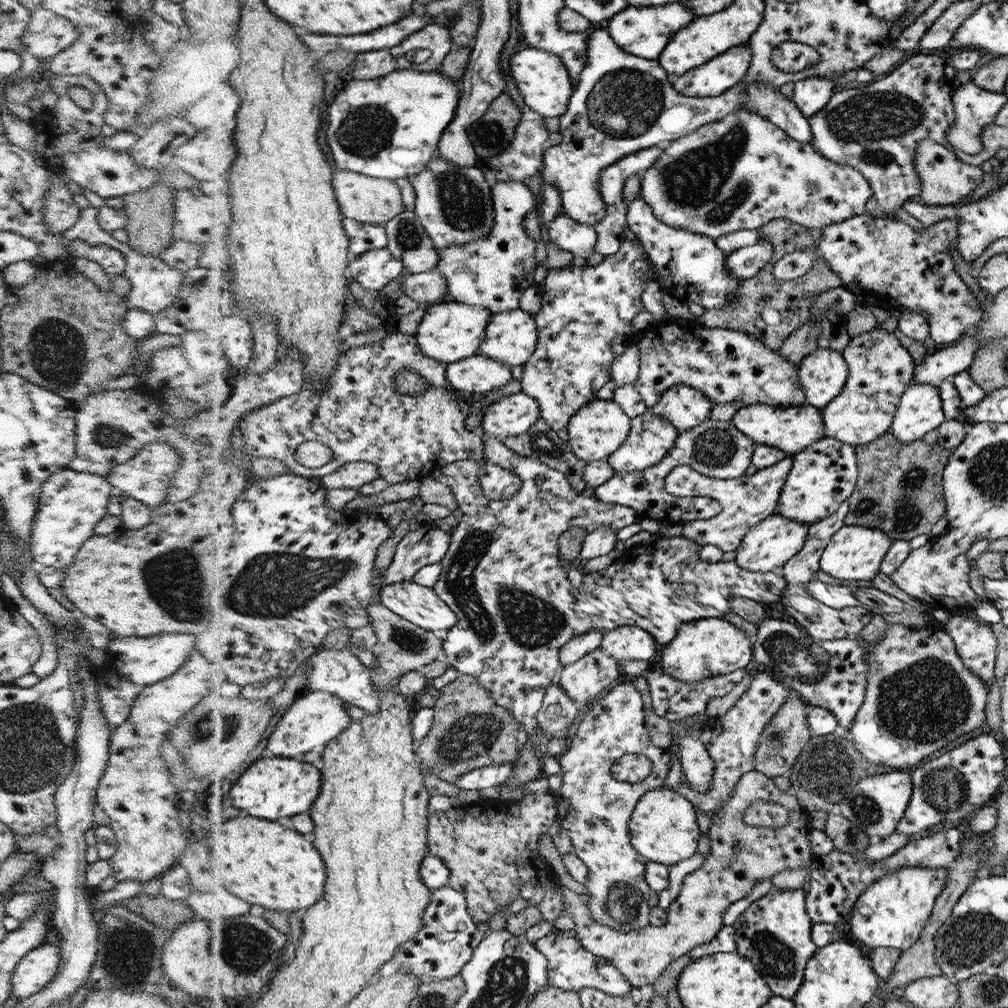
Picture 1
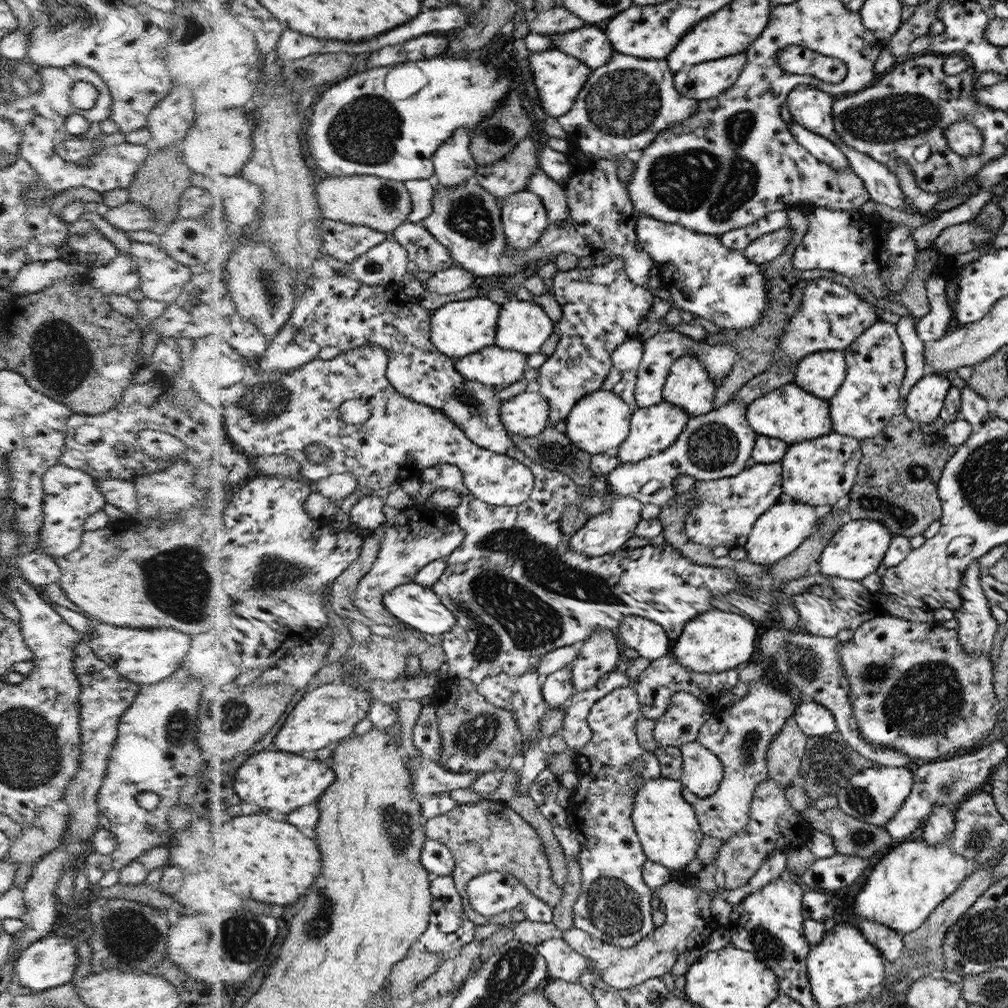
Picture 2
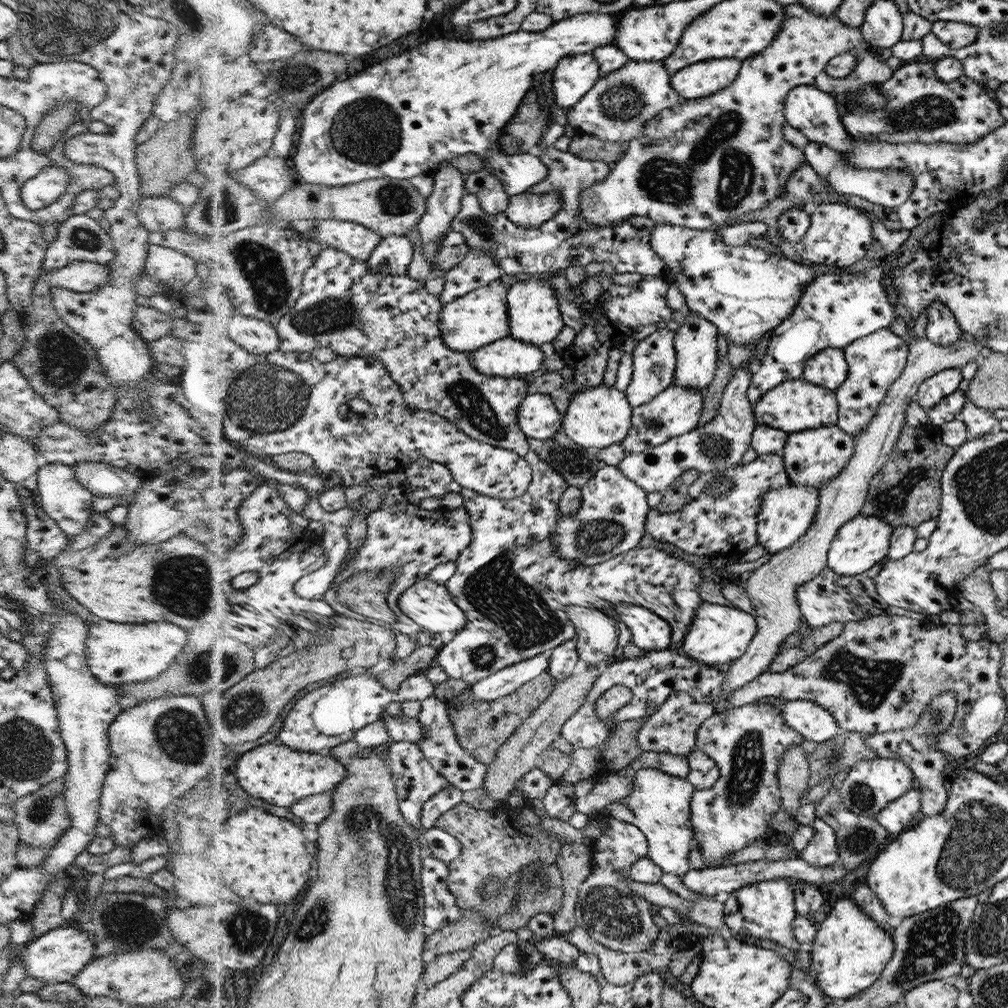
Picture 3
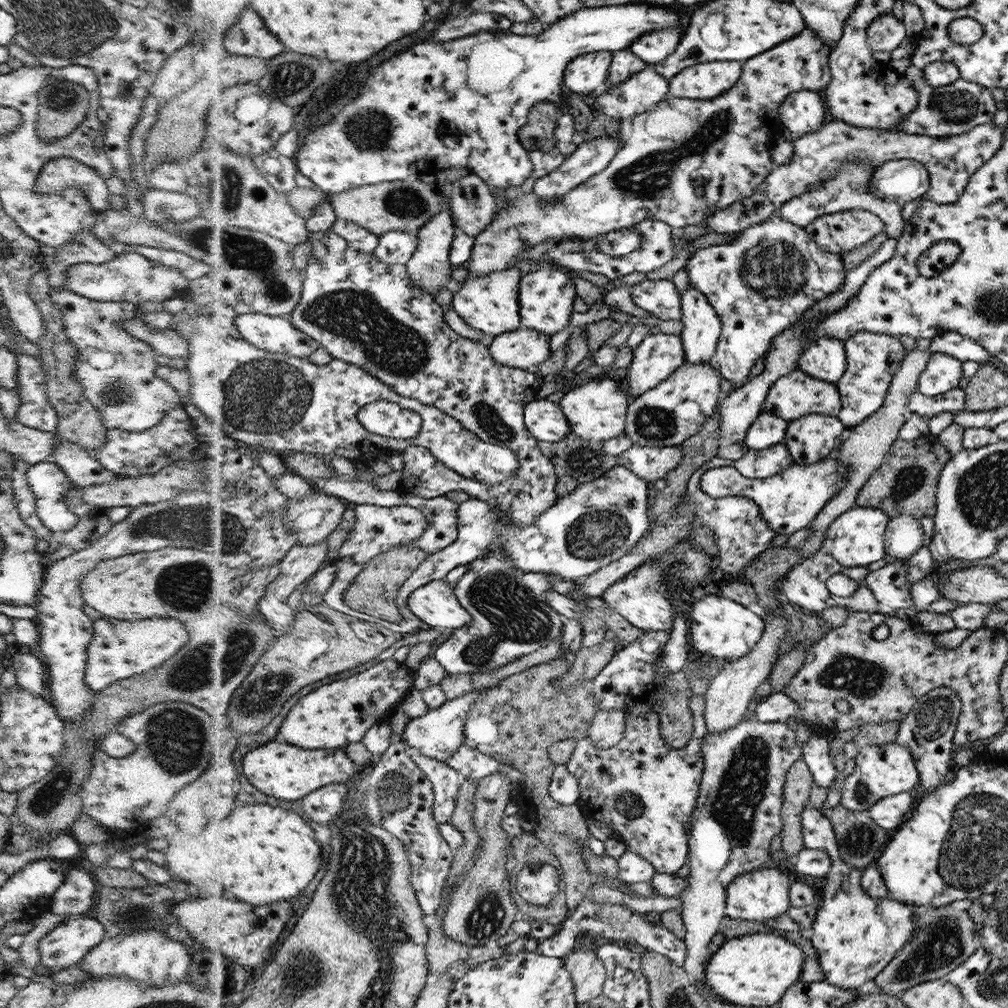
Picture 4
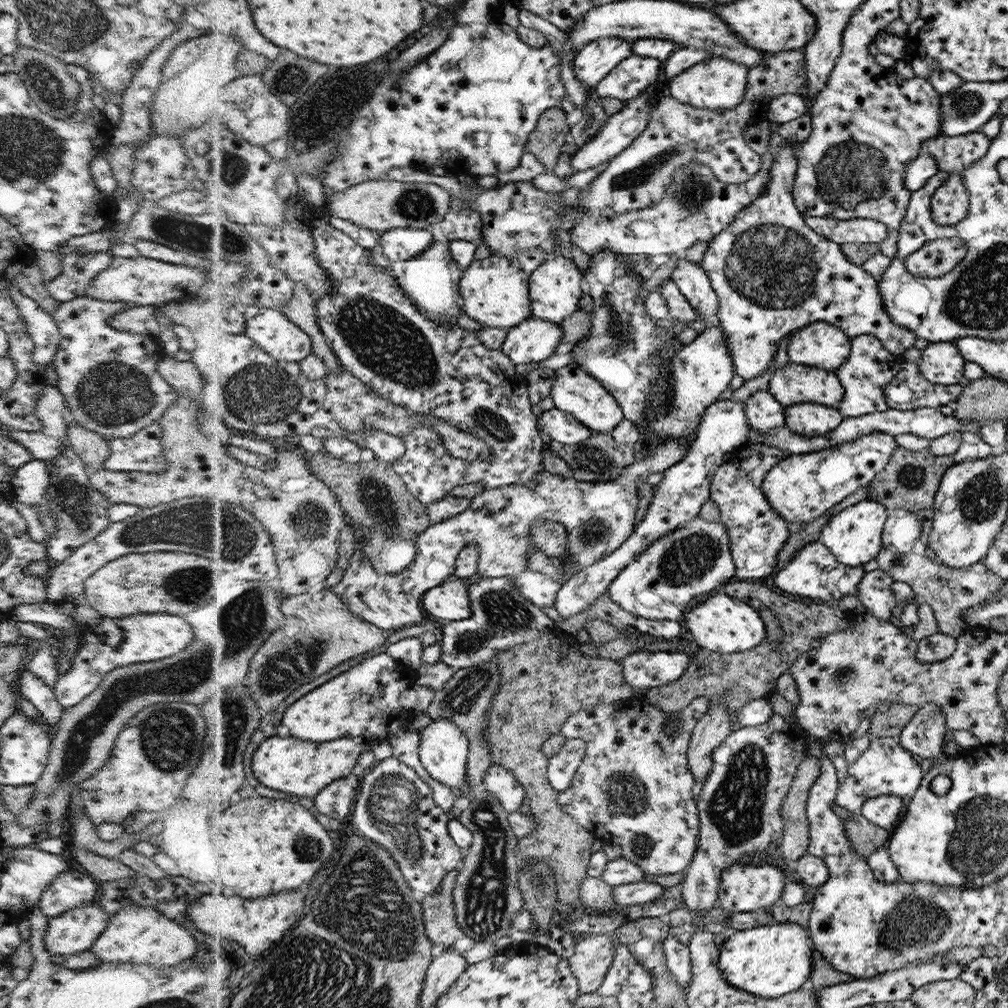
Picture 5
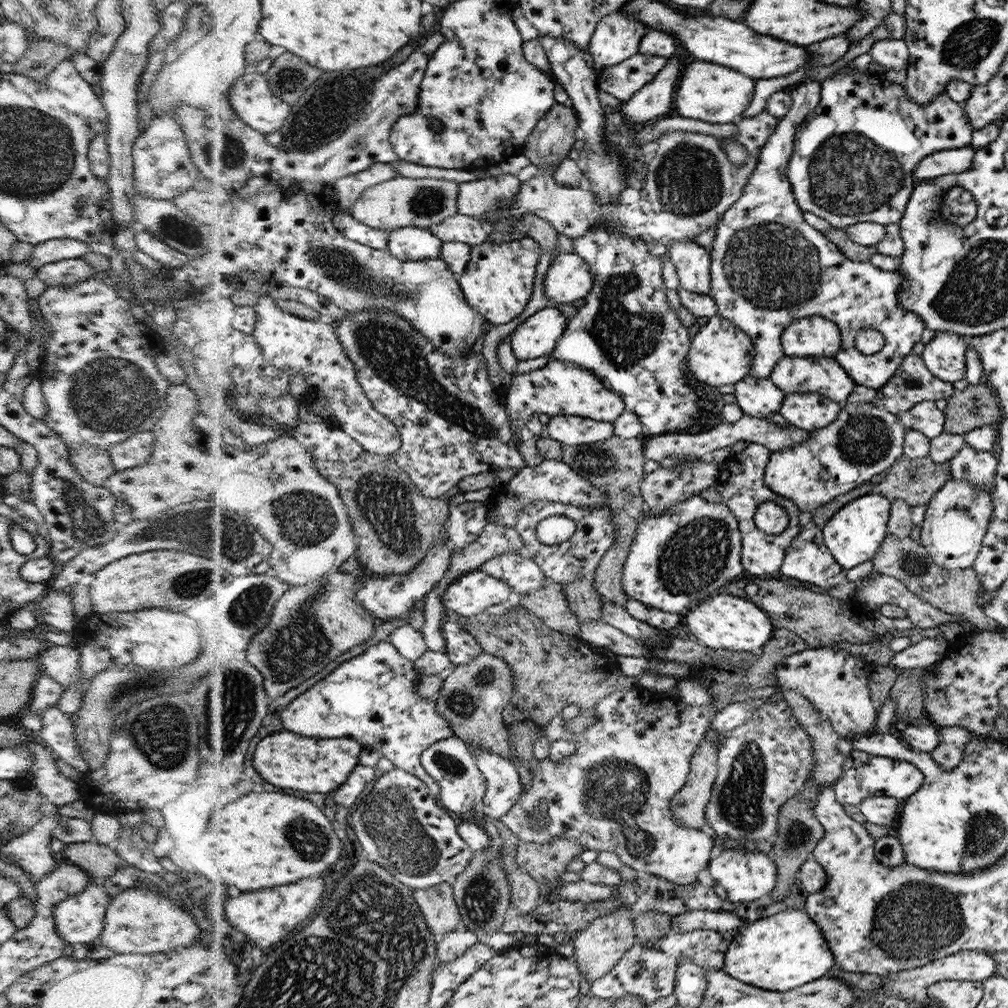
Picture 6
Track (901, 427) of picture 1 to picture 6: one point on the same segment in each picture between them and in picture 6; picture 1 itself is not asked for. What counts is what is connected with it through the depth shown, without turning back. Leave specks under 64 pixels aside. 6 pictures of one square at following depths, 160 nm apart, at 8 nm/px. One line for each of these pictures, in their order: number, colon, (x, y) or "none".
2: (924, 402)
3: (933, 390)
4: (943, 373)
5: (941, 363)
6: (945, 356)

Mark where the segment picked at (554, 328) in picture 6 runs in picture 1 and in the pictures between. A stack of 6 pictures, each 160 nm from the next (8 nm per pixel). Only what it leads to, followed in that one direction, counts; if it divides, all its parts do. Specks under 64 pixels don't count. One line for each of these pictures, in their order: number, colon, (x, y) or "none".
1: (477, 375)
2: (494, 366)
3: (508, 357)
4: (525, 349)
5: (533, 340)

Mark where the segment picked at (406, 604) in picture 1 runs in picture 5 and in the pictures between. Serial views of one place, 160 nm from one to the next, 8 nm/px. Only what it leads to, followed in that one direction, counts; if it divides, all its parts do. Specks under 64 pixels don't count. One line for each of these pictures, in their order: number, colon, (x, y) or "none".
2: (419, 606)
3: (429, 603)
4: (437, 604)
5: (449, 601)

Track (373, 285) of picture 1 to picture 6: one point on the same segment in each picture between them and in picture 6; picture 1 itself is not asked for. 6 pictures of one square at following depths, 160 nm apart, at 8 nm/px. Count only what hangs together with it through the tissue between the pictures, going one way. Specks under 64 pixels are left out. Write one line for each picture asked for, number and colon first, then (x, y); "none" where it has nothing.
2: (387, 264)
3: (395, 253)
4: (398, 247)
5: (400, 244)
6: (412, 243)

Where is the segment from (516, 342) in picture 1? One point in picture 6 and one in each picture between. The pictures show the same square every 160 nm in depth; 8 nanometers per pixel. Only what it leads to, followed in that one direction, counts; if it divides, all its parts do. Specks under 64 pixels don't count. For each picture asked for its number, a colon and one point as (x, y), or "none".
2: (522, 326)
3: (535, 317)
4: (545, 296)
5: (555, 290)
6: (568, 278)

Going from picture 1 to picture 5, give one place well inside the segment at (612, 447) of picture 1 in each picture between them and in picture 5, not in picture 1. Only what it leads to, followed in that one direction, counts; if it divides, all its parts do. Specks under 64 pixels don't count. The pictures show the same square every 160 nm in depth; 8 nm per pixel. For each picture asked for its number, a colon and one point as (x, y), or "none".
2: (600, 422)
3: (599, 417)
4: (597, 410)
5: (577, 392)

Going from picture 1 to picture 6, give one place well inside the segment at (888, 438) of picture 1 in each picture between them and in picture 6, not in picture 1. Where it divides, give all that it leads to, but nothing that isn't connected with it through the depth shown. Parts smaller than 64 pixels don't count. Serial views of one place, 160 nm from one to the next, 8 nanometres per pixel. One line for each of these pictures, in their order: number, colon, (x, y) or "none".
2: (902, 453)
3: (907, 491)
4: (907, 482)
5: (911, 479)
6: (915, 481)

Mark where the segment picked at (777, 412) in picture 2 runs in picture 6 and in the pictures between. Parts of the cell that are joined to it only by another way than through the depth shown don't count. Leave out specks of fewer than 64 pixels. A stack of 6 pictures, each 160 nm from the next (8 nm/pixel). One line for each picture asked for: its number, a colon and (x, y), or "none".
3: (796, 405)
4: (797, 394)
5: (792, 384)
6: (820, 375)

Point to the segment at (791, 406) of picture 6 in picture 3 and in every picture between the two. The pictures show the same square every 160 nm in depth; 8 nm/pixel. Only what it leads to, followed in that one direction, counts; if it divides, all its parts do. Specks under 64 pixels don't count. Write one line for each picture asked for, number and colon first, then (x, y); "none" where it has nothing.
3: (811, 458)
4: (812, 438)
5: (808, 419)

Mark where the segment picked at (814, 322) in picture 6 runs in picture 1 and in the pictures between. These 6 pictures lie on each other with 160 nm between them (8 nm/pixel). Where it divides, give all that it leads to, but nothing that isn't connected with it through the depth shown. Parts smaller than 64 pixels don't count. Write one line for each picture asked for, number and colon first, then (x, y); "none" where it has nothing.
1: (823, 373)
2: (823, 373)
3: (828, 368)
4: (826, 358)
5: (820, 344)

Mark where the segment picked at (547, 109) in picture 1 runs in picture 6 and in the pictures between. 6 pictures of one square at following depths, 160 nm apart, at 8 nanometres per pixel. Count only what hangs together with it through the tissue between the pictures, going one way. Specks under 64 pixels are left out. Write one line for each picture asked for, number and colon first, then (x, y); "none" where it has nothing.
2: (558, 77)
3: (576, 75)
4: (585, 76)
5: (593, 63)
6: (617, 37)

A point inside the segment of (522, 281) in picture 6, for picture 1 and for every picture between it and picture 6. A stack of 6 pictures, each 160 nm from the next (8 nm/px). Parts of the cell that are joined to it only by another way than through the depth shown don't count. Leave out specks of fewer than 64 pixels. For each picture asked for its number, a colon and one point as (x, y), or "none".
1: (449, 332)
2: (460, 328)
3: (478, 318)
4: (490, 304)
5: (495, 290)

